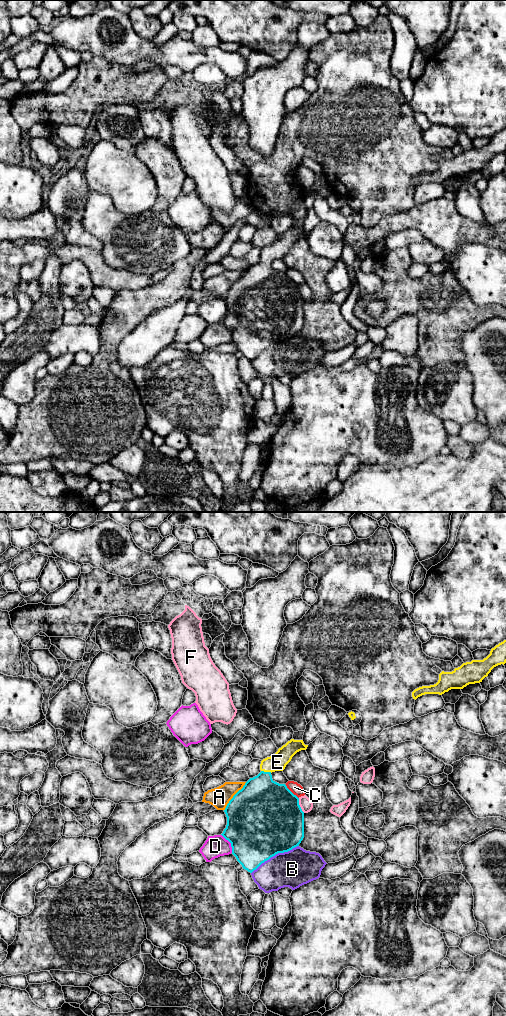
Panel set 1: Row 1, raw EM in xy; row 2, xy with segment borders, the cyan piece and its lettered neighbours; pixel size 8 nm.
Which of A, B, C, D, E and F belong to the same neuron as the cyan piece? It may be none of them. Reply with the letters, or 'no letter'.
E

